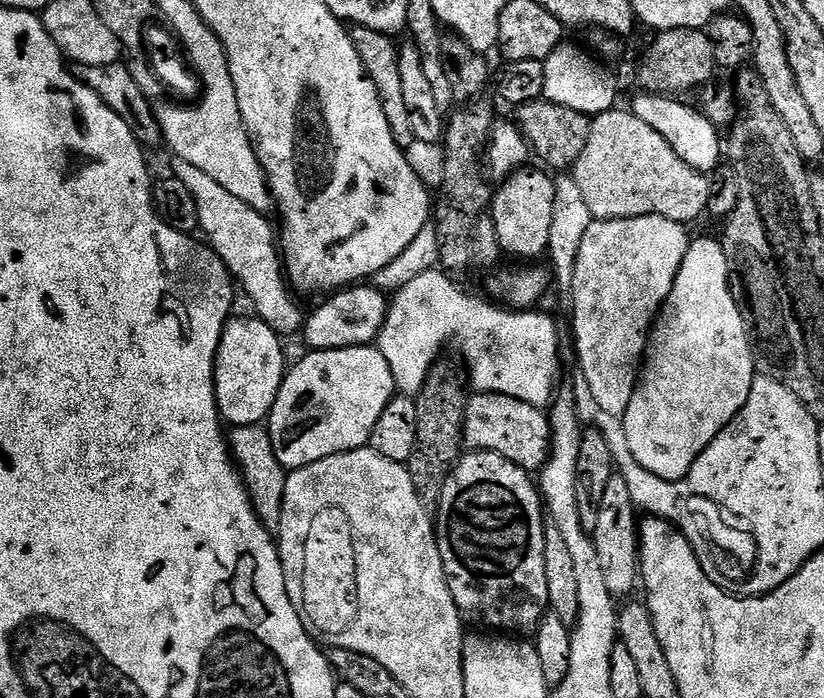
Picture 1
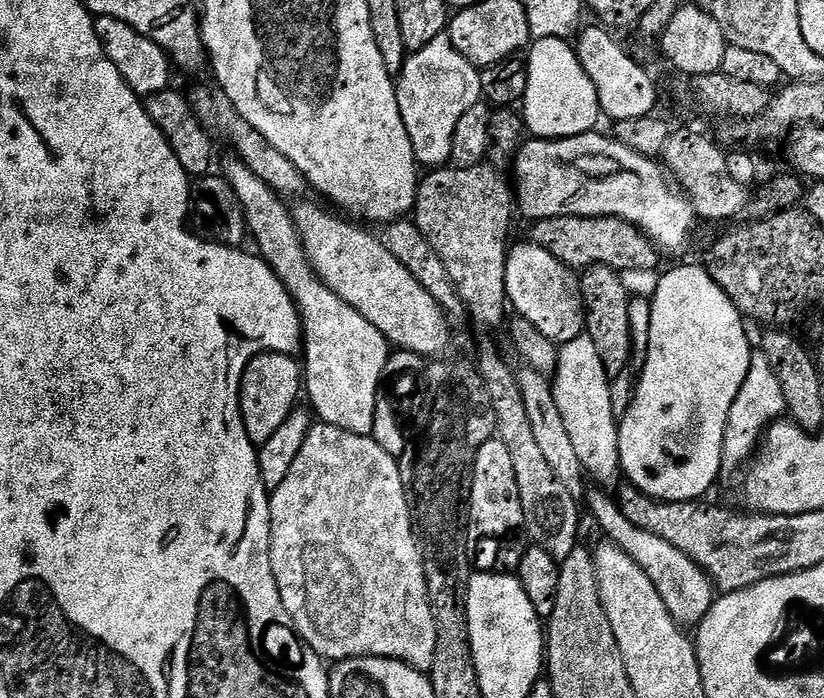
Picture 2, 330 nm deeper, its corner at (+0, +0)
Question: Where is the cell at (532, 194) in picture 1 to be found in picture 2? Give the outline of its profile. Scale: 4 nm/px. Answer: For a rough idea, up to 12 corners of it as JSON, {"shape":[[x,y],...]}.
{"shape":[[511,245],[511,311],[557,346],[586,332],[579,275]]}

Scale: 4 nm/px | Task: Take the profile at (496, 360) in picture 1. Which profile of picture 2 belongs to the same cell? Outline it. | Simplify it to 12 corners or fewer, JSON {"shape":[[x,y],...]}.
{"shape":[[586,332],[561,345],[554,402],[585,473],[621,467],[611,379]]}

